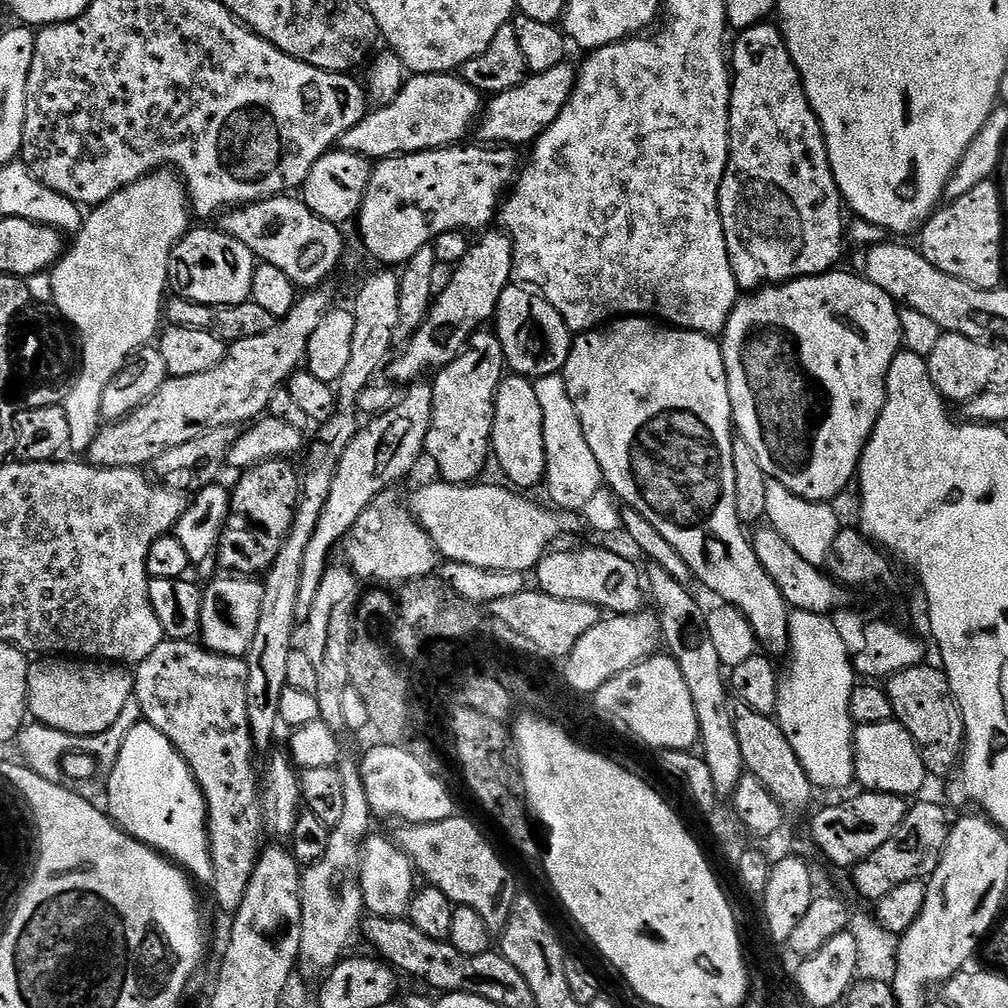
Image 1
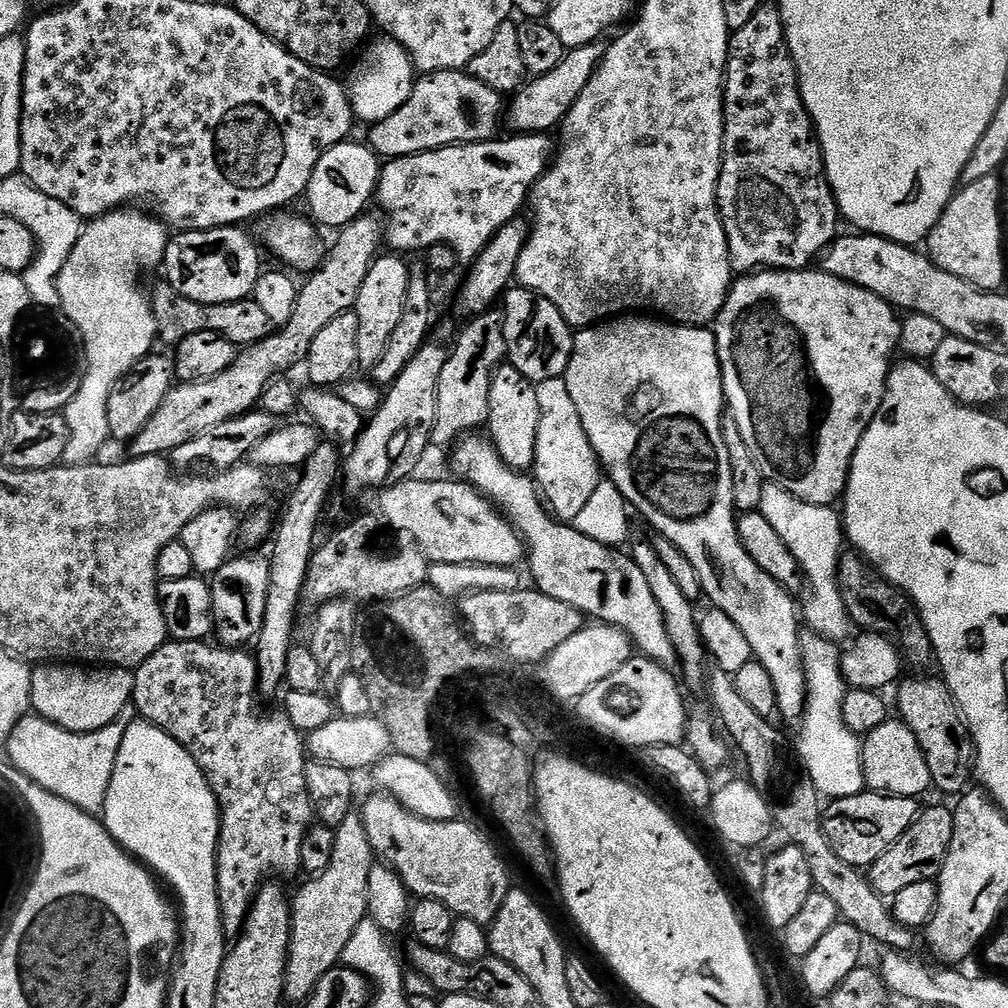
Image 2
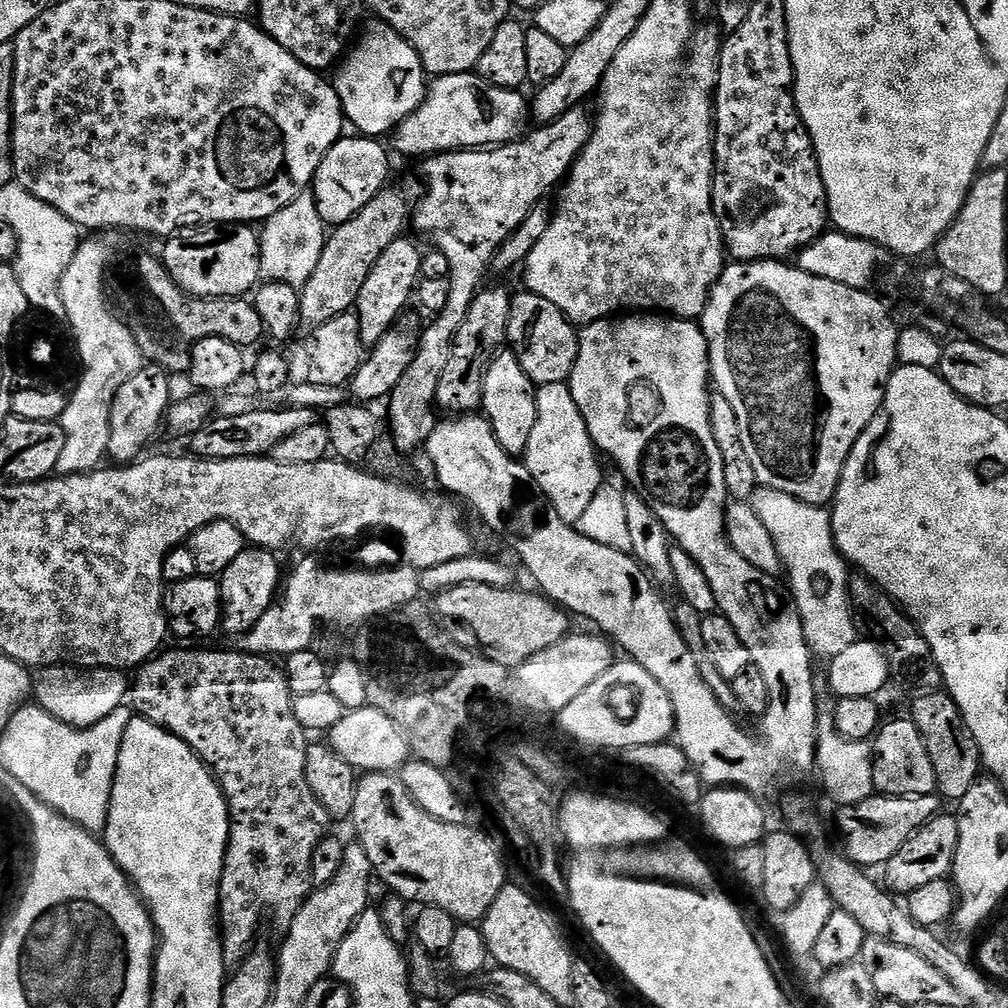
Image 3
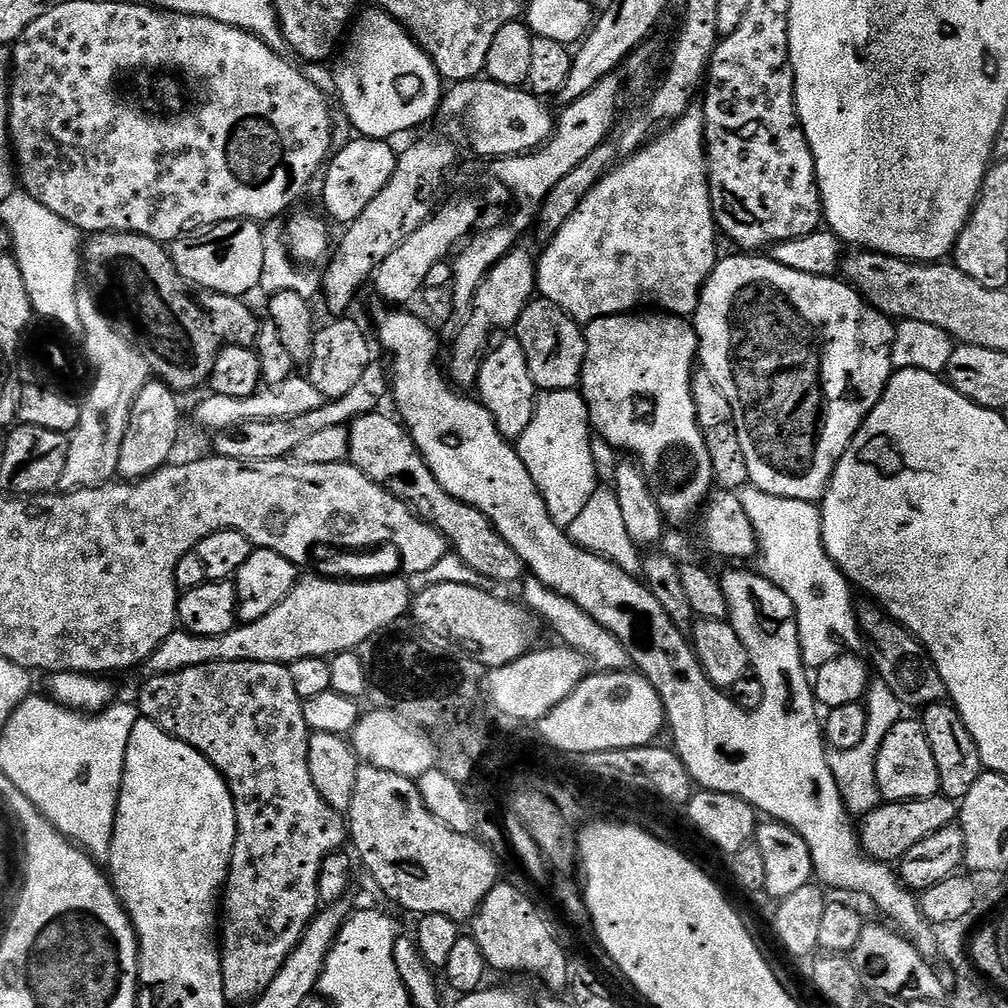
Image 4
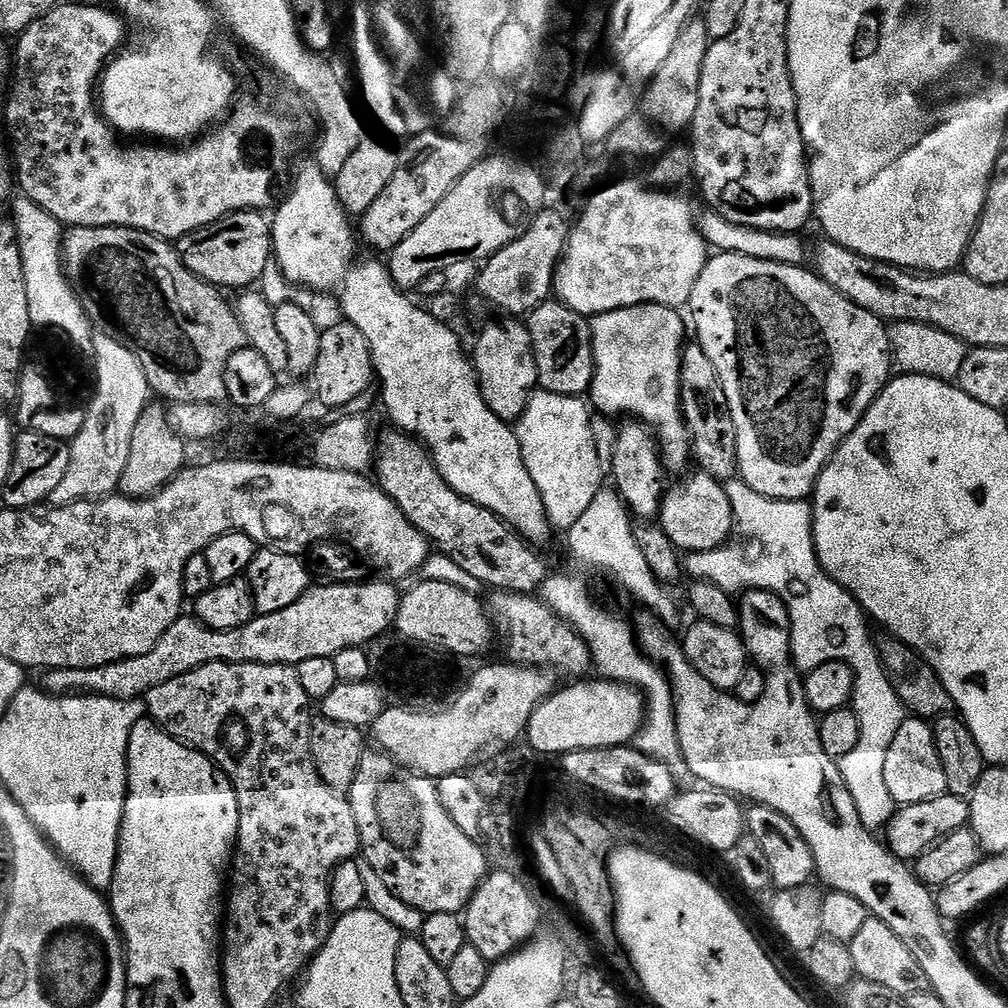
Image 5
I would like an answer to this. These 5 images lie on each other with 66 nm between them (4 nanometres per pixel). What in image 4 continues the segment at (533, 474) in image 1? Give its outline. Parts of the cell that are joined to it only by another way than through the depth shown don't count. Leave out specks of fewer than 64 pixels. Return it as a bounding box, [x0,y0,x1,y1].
[476,338,538,442]

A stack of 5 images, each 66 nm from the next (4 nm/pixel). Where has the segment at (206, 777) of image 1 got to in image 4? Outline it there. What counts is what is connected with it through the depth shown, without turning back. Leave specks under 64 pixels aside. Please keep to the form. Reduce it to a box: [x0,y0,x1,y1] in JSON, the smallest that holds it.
[138,660,349,1005]

